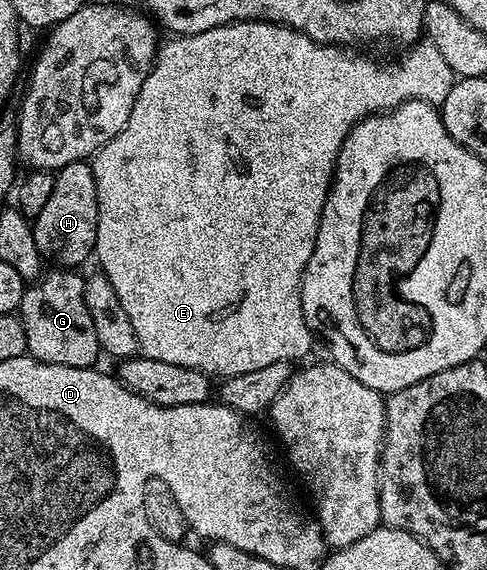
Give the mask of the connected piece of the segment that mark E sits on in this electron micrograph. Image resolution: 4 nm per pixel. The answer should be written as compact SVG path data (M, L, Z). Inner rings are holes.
M243 19L241 21L232 21L223 27L208 29L204 33L195 35L180 35L171 38L171 43L163 42L159 46L158 54L154 68L148 73L136 101L132 105L132 113L128 117L128 125L112 137L99 151L92 157L92 166L94 176L96 177L96 201L98 202L98 228L96 229L96 259L102 262L100 267L101 274L112 281L112 289L116 289L116 297L120 297L120 305L124 305L124 313L128 313L128 321L136 333L139 352L145 358L152 361L169 361L171 365L184 365L188 369L205 371L211 377L229 377L231 375L243 375L252 373L256 369L264 369L264 365L276 365L276 361L290 363L294 359L302 359L310 351L310 339L312 332L306 323L304 309L302 308L302 278L304 269L308 265L308 257L312 257L312 249L316 245L316 233L318 232L318 222L322 216L322 206L326 203L326 196L330 193L330 184L334 182L334 167L338 164L338 154L348 137L348 133L353 129L354 124L362 119L367 119L369 115L376 115L383 111L393 111L401 103L407 103L410 99L419 99L425 103L441 105L444 97L448 97L448 89L456 82L456 76L452 69L448 69L448 61L440 57L436 45L429 41L419 41L409 48L407 55L402 55L399 59L394 59L391 63L377 63L374 59L369 59L366 55L353 55L353 50L347 49L342 45L327 45L318 43L312 37L308 37L297 27L287 27L284 23L268 23L264 19Z

